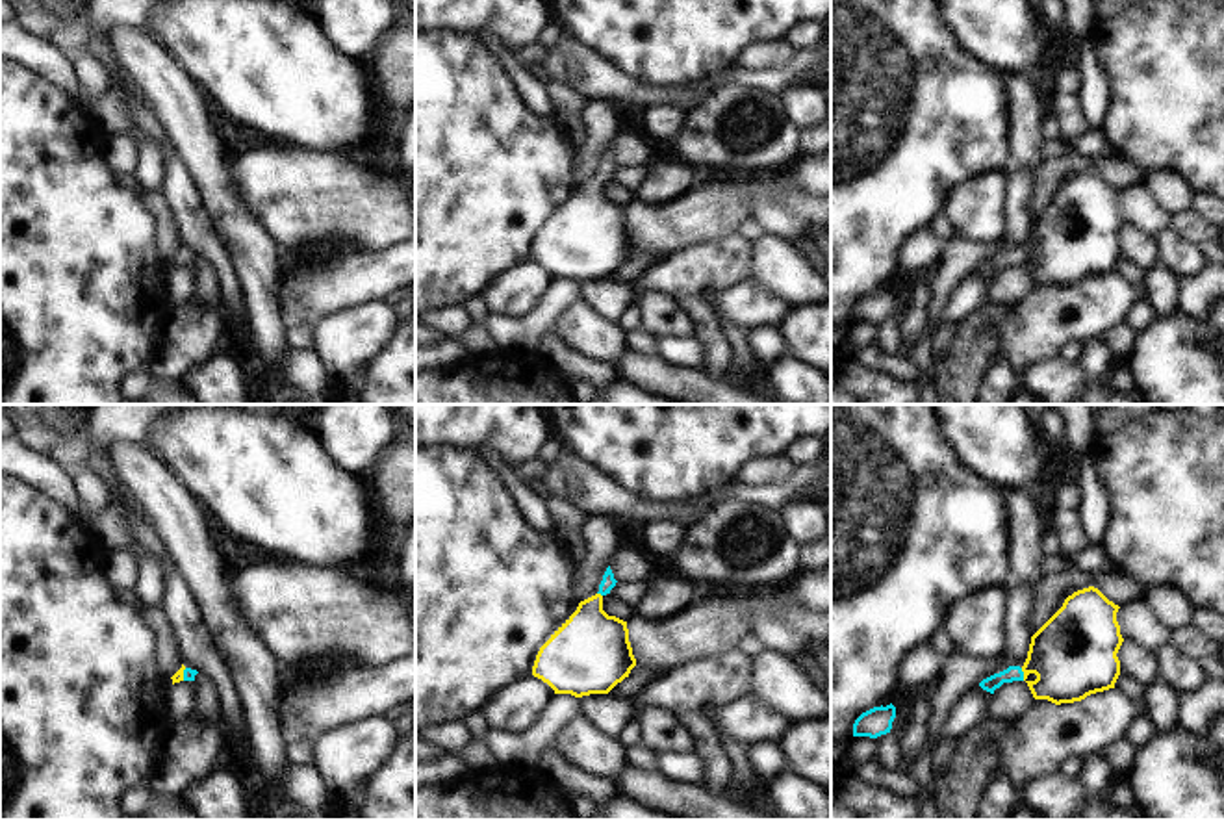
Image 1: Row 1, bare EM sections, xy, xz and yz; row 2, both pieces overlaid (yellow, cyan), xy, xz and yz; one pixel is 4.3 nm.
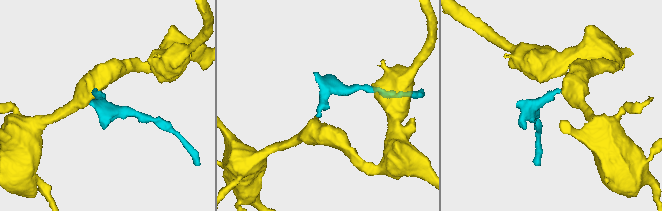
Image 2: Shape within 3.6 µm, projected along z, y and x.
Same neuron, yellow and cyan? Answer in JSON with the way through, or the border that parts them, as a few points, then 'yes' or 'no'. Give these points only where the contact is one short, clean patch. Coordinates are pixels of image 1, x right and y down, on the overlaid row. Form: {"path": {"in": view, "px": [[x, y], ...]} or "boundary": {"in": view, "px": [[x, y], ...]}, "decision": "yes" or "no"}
{"path": {"in": "yz", "px": [[1074, 653], [1043, 659], [1024, 674], [1011, 674]]}, "decision": "yes"}

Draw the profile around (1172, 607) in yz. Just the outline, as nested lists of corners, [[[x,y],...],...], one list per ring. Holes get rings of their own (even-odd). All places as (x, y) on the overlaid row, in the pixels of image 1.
[[[1172,583],[1148,584],[1142,599],[1168,631],[1191,625],[1198,614],[1196,603]]]

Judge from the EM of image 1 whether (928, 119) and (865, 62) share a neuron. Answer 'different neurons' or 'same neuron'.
same neuron

